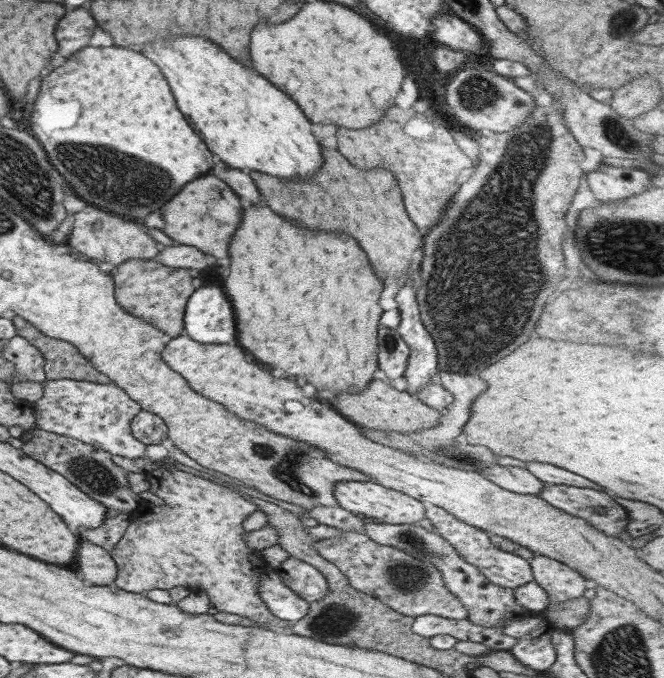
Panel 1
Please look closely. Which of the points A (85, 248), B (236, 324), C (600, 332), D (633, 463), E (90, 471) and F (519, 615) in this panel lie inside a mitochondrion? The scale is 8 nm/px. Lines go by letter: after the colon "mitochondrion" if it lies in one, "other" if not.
A: other
B: other
C: other
D: other
E: mitochondrion
F: other

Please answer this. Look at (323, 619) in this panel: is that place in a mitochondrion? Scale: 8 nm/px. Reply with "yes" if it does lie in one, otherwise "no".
yes

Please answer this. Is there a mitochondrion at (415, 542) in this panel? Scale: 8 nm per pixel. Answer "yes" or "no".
yes

